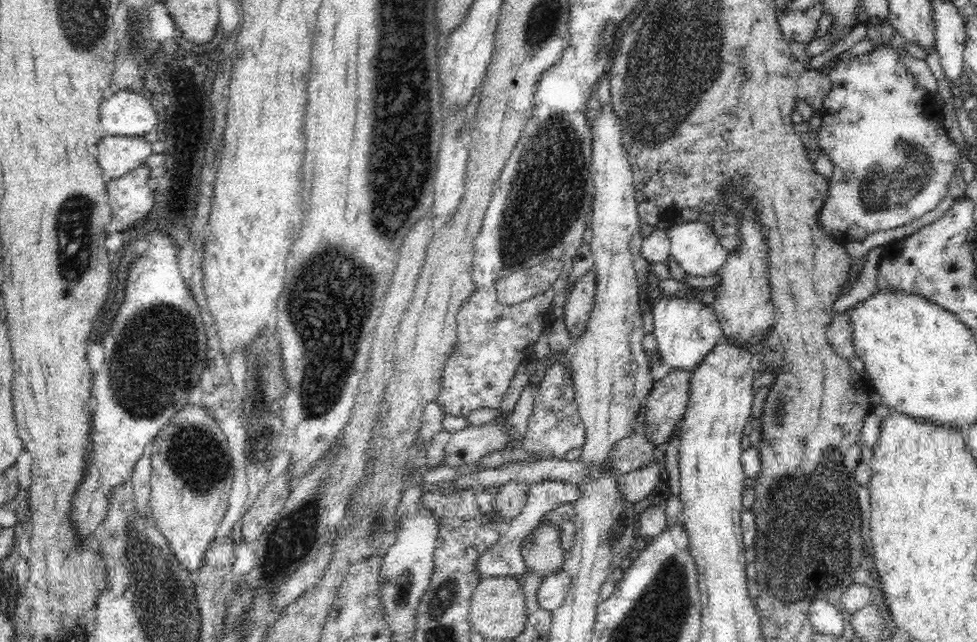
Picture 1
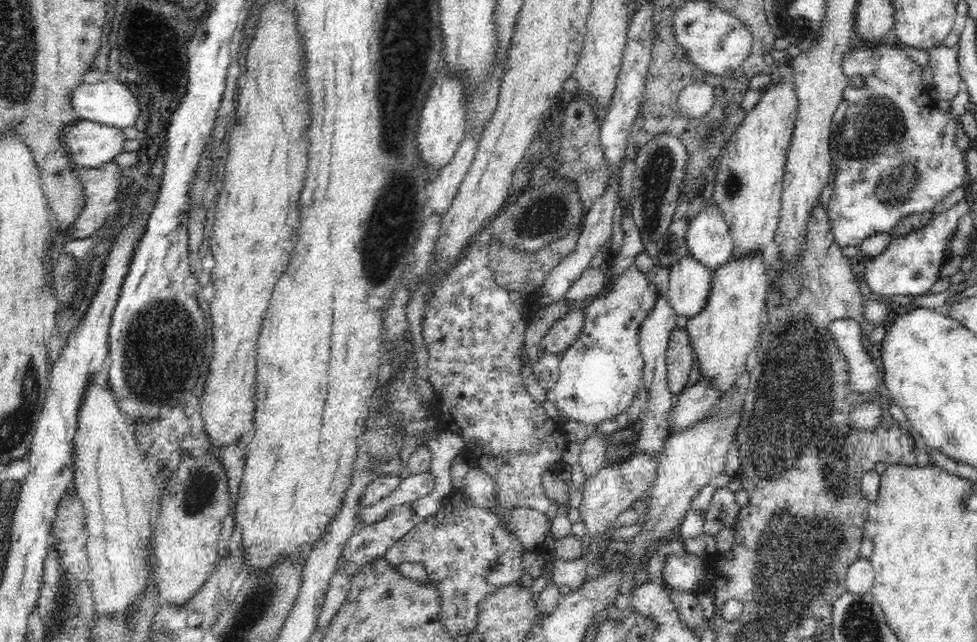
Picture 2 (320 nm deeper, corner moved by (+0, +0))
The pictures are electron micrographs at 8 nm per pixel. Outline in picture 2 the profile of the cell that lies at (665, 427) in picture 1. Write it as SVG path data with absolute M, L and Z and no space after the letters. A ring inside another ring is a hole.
M674 328L666 352L668 384L670 391L680 394L690 380L690 373L696 359L692 343L686 330Z

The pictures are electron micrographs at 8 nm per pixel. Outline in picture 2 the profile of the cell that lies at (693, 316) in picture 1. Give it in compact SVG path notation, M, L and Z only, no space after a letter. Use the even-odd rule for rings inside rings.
M690 253L685 254L670 266L668 289L660 294L668 300L677 316L690 320L708 304L712 273Z

